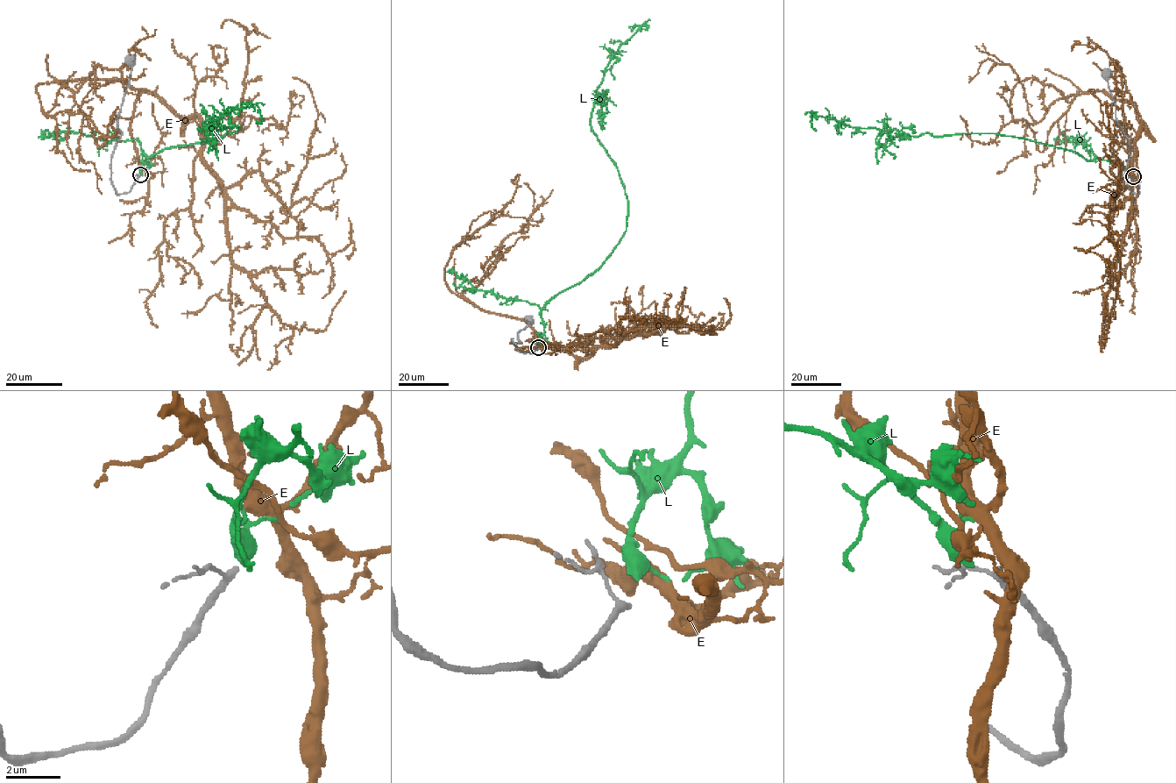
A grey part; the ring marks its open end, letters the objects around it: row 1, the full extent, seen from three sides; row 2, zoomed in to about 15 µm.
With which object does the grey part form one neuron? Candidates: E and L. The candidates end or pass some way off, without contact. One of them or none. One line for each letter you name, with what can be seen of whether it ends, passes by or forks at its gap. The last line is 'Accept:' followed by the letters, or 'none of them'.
Accept: none of them

